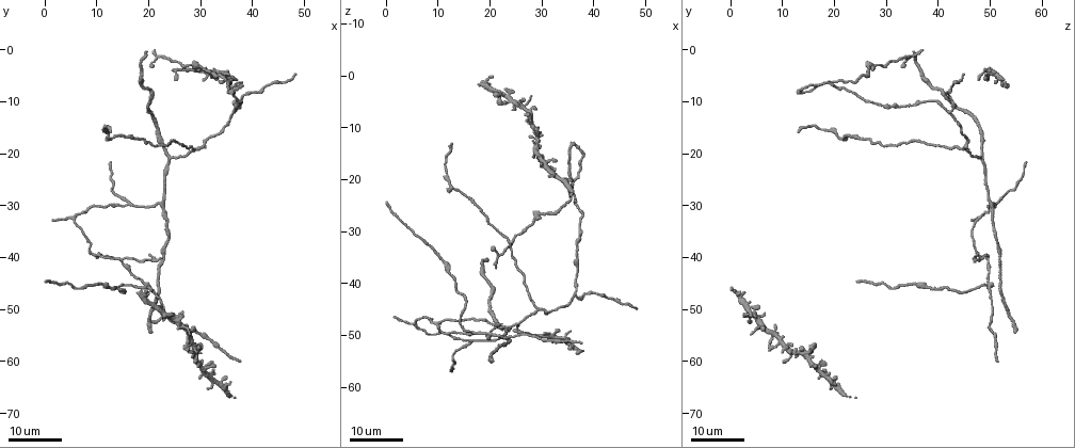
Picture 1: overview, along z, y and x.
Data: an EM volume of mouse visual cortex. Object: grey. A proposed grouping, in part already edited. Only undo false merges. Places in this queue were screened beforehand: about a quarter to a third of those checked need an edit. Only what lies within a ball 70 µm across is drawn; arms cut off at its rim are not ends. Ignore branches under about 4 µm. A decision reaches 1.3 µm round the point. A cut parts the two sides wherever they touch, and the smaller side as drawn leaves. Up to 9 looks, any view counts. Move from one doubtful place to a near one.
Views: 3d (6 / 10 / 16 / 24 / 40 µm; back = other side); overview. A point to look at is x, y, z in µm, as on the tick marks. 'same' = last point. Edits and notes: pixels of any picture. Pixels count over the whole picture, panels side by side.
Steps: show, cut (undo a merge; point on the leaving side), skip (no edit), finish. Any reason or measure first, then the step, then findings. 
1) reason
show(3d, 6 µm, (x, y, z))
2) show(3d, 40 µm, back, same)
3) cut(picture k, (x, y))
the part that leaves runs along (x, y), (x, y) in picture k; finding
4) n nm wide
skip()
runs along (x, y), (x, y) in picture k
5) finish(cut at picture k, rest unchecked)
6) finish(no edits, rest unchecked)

show(3d, 24 µm, (36.5, 11.5, 42.5))

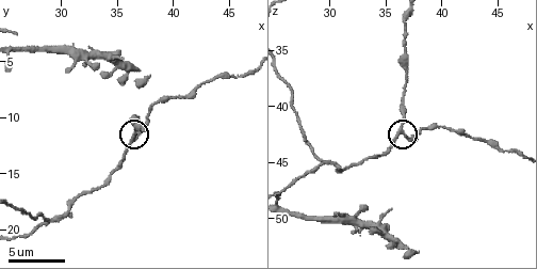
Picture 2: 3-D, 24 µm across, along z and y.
show(3d, 10 µm, (36.2, 11.8, 42.2))

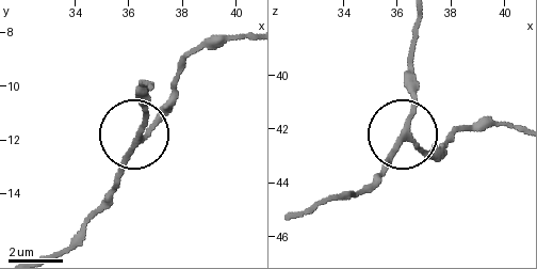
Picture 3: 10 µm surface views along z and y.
side arm 17 µm
skip()
runs along (316, 207), (365, 187), (402, 137), (420, 149), (445, 153) in picture 3; one cell here

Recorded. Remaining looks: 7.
three-way junction
show(3d, 10 µm, (29.2, 19.0, 45.0))

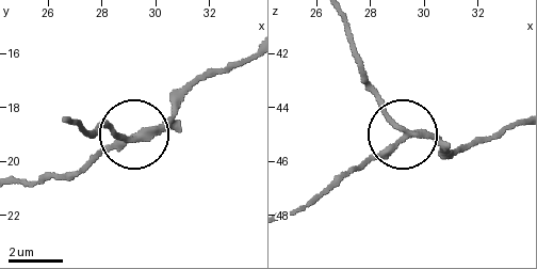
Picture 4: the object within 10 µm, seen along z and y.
side arm 44 µm
cut(picture 4, (118, 135))
the part that leaves runs along (151, 131), (127, 136), (74, 122) in picture 4; a second cell is stuck on

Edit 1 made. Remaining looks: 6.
three-way junction
show(3d, 24 µm, (10.0, 39.0, 47.5))

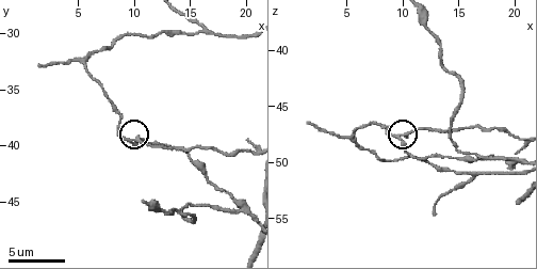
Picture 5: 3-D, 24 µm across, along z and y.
closer look
show(3d, 6 µm, (9.8, 39.4, 47.8))

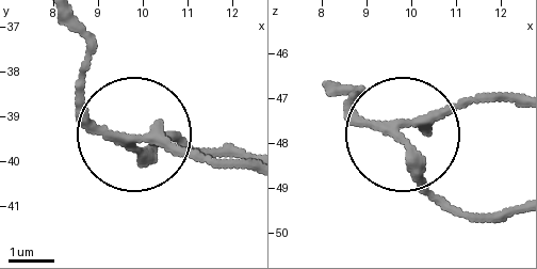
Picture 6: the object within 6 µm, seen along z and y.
210 nm wide
cut(picture 6, (179, 149))
the part that leaves runs along (123, 133), (245, 163) in picture 6; two cells meet here

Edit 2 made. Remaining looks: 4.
a fork
show(3d, 10 µm, (16.2, 29.4, 51.4))

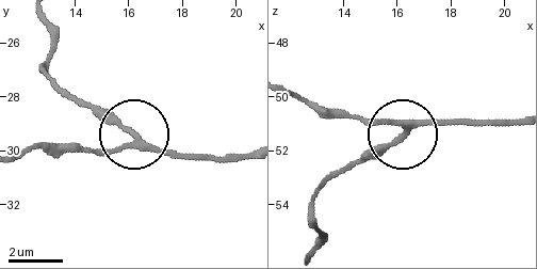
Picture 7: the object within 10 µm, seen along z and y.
skip()
continuous, no second cell

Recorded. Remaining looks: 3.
finish(cut at picture 4, cut at picture 6, rest unchecked)

